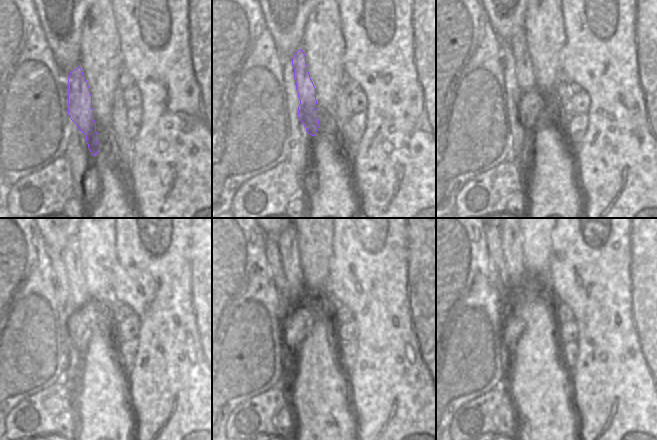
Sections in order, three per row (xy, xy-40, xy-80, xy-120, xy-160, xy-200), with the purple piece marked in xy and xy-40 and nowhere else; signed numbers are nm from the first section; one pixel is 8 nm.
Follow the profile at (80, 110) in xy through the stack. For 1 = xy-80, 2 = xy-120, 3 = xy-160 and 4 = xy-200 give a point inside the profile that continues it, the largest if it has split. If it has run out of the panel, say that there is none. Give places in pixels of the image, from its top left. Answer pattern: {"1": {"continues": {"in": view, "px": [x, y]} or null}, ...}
{"1": {"continues": {"in": "xy-80", "px": [530, 91]}}, "2": {"continues": {"in": "xy-120", "px": [78, 290]}}, "3": {"continues": {"in": "xy-160", "px": [287, 241]}}, "4": {"continues": {"in": "xy-200", "px": [511, 238]}}}

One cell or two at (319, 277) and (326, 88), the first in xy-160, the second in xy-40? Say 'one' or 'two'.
one

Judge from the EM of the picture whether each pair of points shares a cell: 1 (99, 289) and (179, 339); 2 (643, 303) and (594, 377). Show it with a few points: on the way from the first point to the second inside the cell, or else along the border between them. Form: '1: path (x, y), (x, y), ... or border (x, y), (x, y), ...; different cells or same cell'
1: border (112, 274), (112, 301), (114, 303); different cells
2: path (643, 321), (636, 335), (612, 359); same cell

